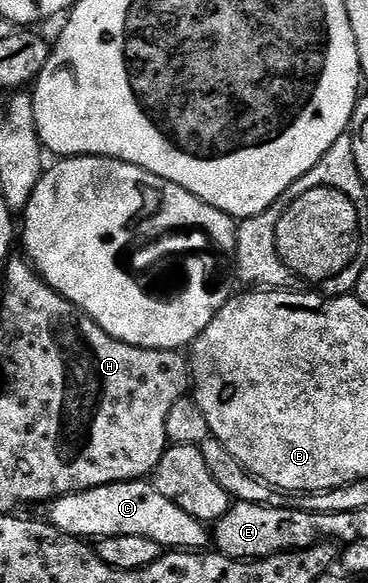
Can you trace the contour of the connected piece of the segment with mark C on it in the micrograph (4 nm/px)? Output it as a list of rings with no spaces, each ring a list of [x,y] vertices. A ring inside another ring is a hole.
[[[146,480],[122,481],[121,483],[109,483],[101,487],[86,489],[80,493],[70,493],[64,497],[50,502],[46,520],[56,525],[61,531],[80,539],[98,539],[100,537],[116,537],[117,535],[141,535],[153,539],[153,543],[163,546],[167,551],[203,551],[212,544],[213,537],[208,526],[198,521],[189,511],[181,511],[173,499],[165,499],[161,491],[157,491],[154,485]]]

